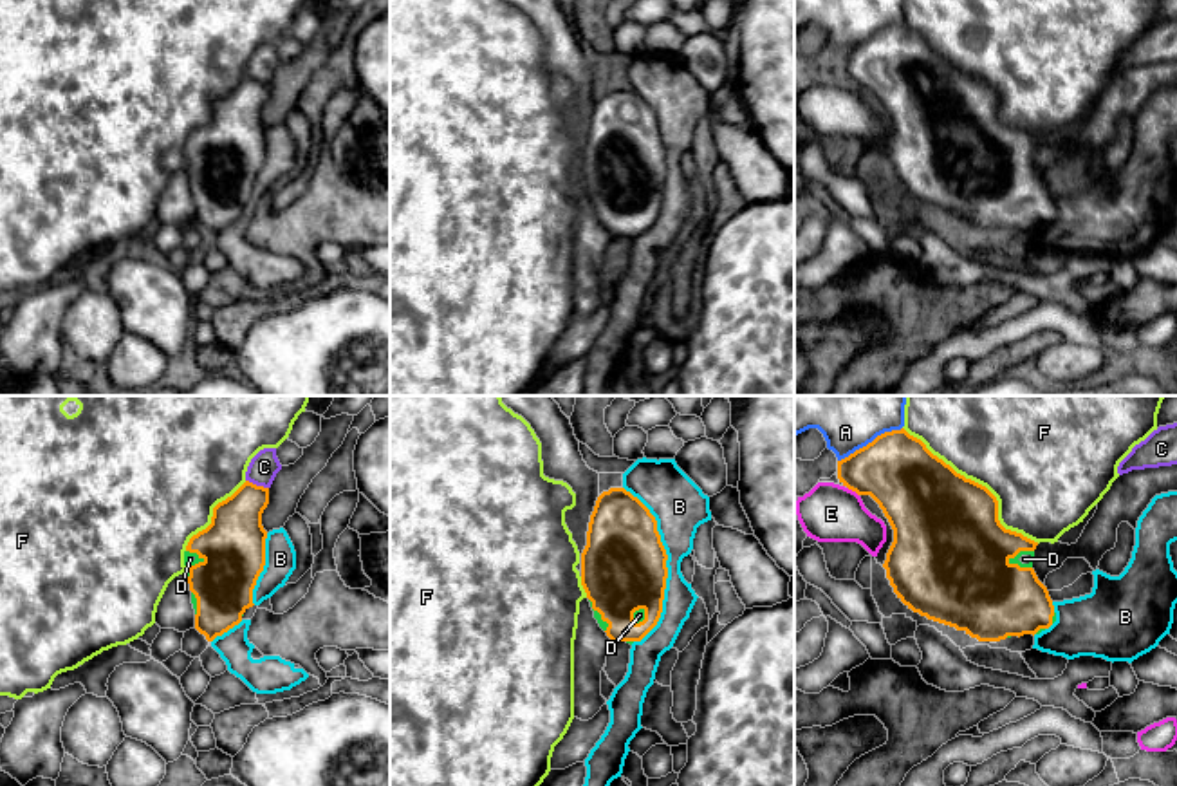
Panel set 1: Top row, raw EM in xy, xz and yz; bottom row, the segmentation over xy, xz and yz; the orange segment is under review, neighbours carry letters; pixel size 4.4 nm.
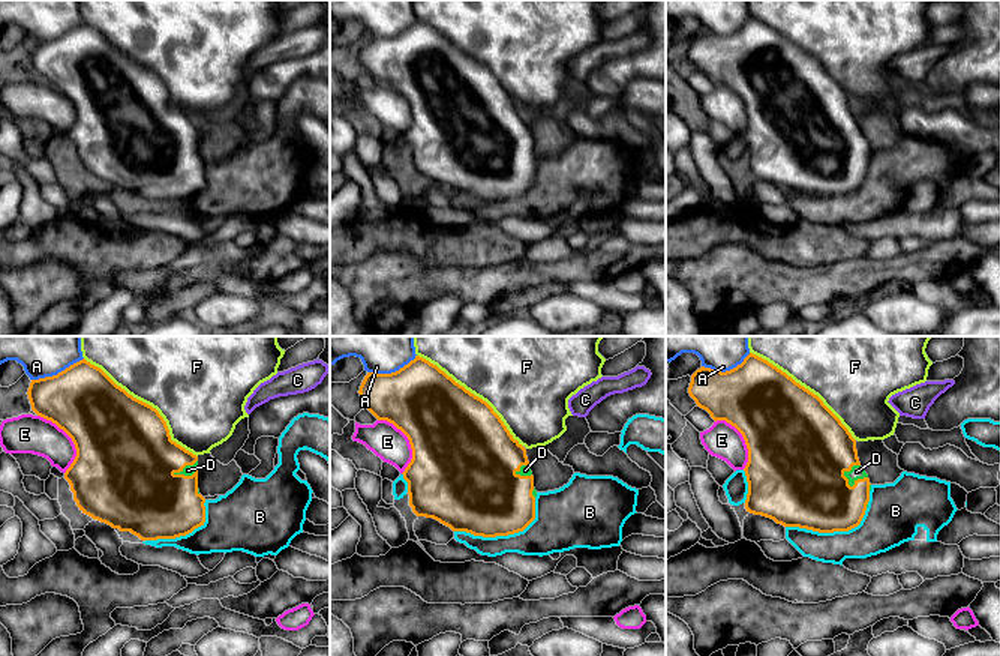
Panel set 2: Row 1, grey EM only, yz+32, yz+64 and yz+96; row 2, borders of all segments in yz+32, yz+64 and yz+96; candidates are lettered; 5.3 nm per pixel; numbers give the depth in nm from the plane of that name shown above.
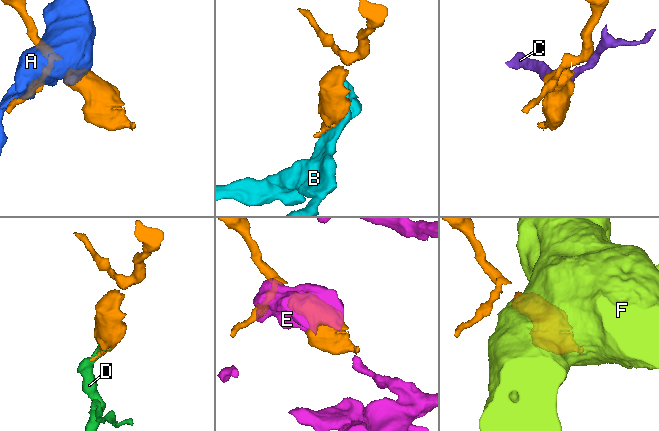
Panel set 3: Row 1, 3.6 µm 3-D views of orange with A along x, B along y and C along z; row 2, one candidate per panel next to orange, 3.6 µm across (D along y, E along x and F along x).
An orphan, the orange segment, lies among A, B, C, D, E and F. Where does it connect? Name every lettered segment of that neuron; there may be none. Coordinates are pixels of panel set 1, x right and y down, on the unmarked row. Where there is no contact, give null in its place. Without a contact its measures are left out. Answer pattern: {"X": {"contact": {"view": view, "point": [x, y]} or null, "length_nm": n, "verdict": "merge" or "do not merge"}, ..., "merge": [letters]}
{"A": {"contact": {"view": "yz", "point": [869, 38]}, "length_nm": 320, "verdict": "do not merge"}, "B": {"contact": {"view": "xz", "point": [665, 159]}, "length_nm": 700, "verdict": "do not merge"}, "C": {"contact": {"view": "xy", "point": [255, 80]}, "length_nm": 110, "verdict": "do not merge"}, "D": {"contact": {"view": "yz", "point": [1020, 145]}, "length_nm": 130, "verdict": "merge"}, "E": {"contact": {"view": "yz", "point": [852, 85]}, "length_nm": 70, "verdict": "do not merge"}, "F": {"contact": {"view": "yz", "point": [981, 80]}, "length_nm": 800, "verdict": "do not merge"}, "merge": ["D"]}

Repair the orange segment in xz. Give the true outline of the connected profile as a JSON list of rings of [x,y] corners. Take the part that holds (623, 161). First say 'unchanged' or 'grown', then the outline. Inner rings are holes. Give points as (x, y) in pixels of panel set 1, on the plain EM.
grown; [[[625,83],[603,87],[581,148],[581,181],[594,213],[617,237],[641,237],[659,217],[666,145],[650,105]]]

